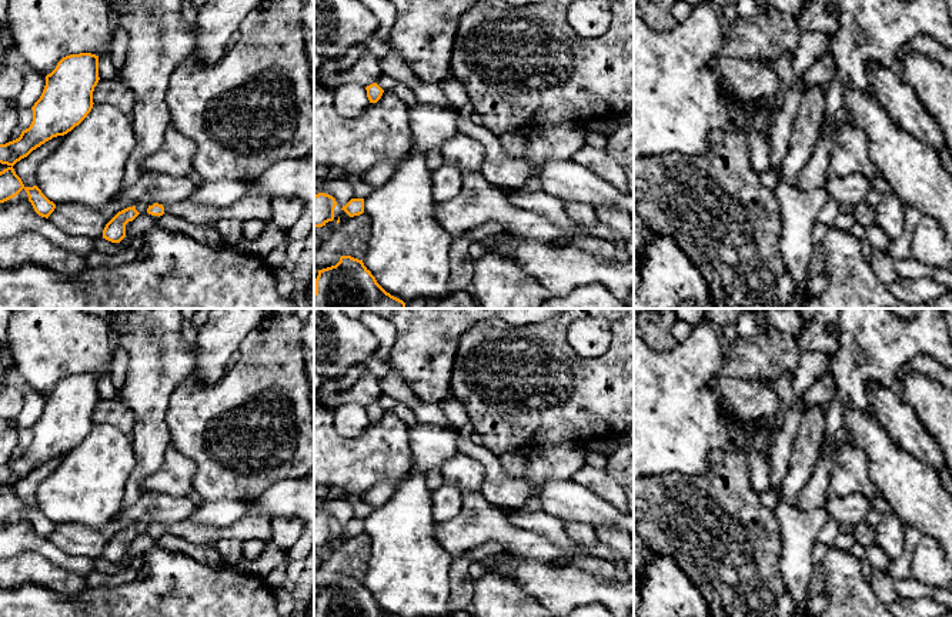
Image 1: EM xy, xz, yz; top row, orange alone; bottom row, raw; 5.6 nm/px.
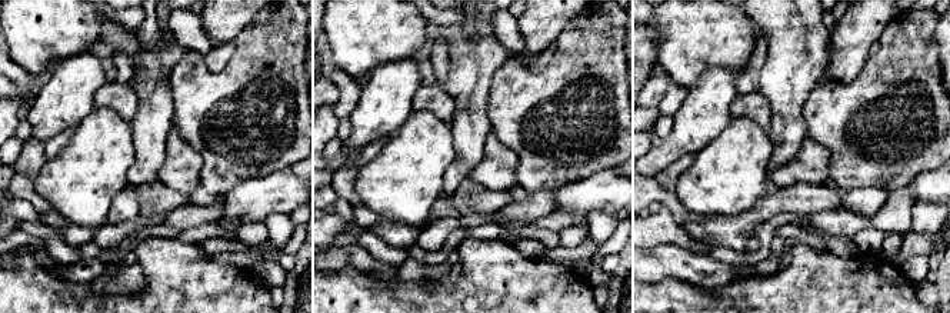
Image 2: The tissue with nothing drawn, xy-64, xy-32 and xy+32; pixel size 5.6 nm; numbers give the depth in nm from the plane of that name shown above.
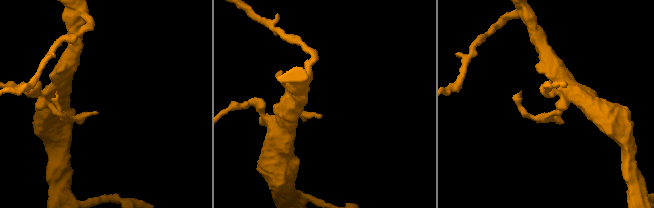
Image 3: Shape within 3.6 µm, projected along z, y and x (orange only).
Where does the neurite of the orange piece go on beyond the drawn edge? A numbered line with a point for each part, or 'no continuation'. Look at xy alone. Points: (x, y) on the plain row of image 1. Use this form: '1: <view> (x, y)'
no continuation

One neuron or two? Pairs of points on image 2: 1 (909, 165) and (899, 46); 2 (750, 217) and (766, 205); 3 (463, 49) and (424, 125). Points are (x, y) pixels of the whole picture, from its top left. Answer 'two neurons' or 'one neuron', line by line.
1: one neuron
2: one neuron
3: two neurons

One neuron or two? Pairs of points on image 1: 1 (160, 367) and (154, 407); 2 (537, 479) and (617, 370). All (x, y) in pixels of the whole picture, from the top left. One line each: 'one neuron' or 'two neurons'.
1: one neuron
2: two neurons

